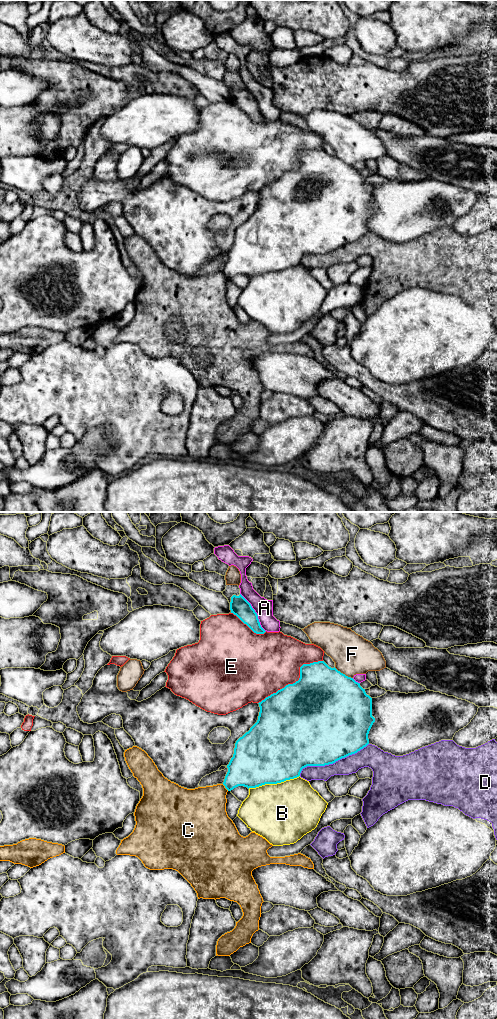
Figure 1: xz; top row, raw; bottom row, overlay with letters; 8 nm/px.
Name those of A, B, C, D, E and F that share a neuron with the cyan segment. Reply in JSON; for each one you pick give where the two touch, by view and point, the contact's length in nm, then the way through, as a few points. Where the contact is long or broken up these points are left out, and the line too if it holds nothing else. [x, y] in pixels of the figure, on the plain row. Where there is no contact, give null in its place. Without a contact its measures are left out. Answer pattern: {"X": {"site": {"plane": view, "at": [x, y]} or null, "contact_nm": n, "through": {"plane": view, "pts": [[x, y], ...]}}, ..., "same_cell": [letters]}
{"same_cell": []}

